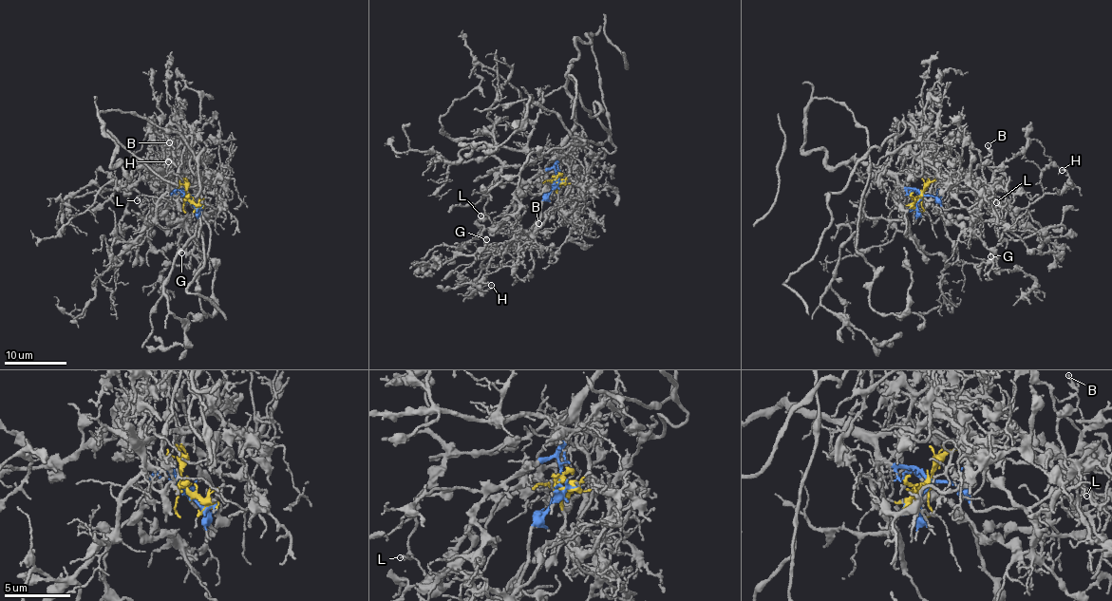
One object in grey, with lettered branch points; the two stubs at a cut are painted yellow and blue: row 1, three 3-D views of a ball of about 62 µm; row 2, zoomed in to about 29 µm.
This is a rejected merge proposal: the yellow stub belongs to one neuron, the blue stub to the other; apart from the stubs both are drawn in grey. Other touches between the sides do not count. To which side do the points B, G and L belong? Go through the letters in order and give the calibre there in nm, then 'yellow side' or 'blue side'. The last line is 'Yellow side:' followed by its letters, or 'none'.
B: 100 nm | yellow side
G: 200 nm | yellow side
L: 130 nm | blue side
Yellow side: B, G

